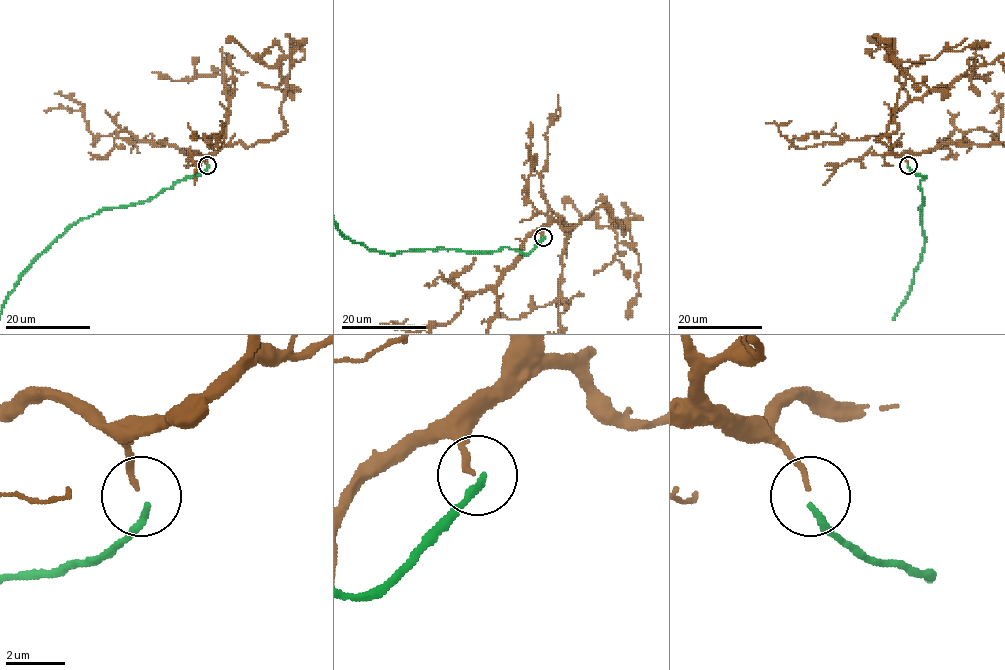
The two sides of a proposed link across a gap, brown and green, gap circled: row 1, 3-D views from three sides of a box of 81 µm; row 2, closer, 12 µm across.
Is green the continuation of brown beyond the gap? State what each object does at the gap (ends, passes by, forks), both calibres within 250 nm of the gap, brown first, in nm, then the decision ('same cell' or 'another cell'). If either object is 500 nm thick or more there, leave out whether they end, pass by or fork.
brown ends | green ends | 170/220 nm | same cell

